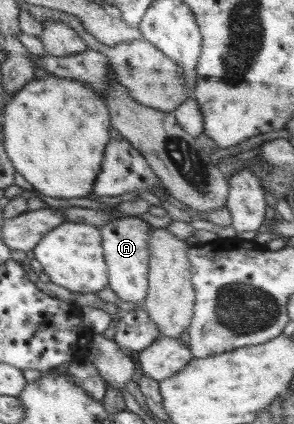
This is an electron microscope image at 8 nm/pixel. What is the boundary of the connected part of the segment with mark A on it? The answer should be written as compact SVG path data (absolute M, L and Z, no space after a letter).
M128 216L123 219L113 218L105 227L98 230L102 236L104 259L108 270L108 286L118 298L140 307L149 289L149 253L147 250L149 225L139 217Z

